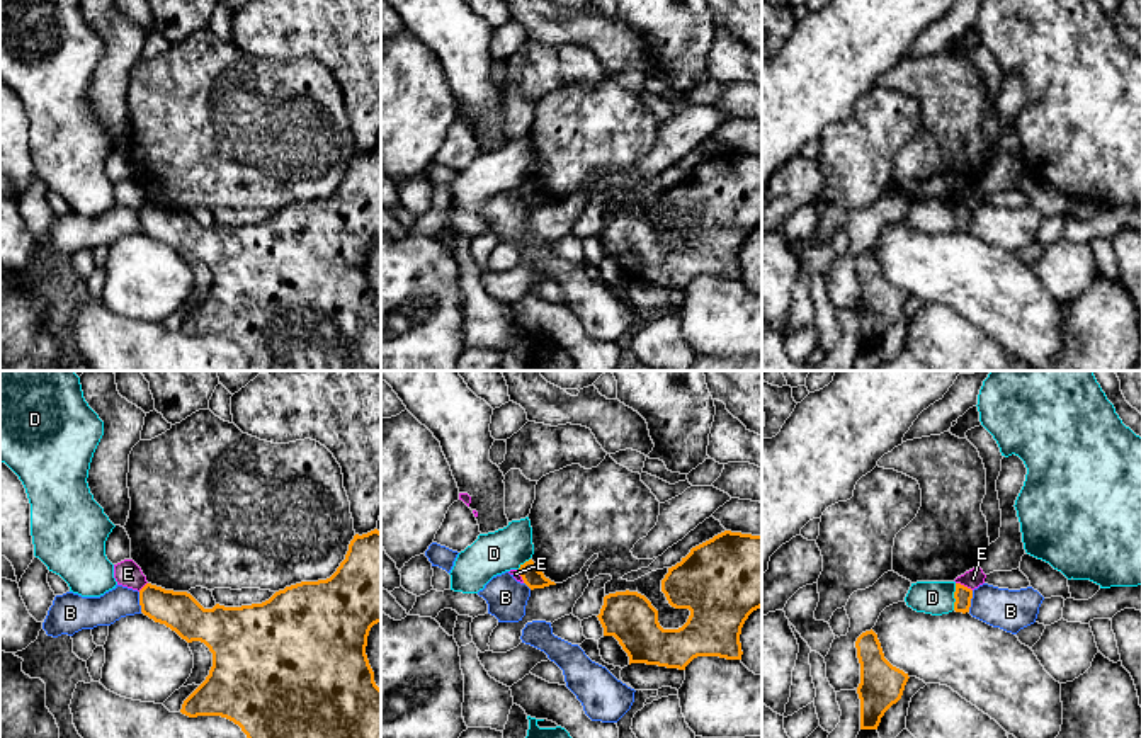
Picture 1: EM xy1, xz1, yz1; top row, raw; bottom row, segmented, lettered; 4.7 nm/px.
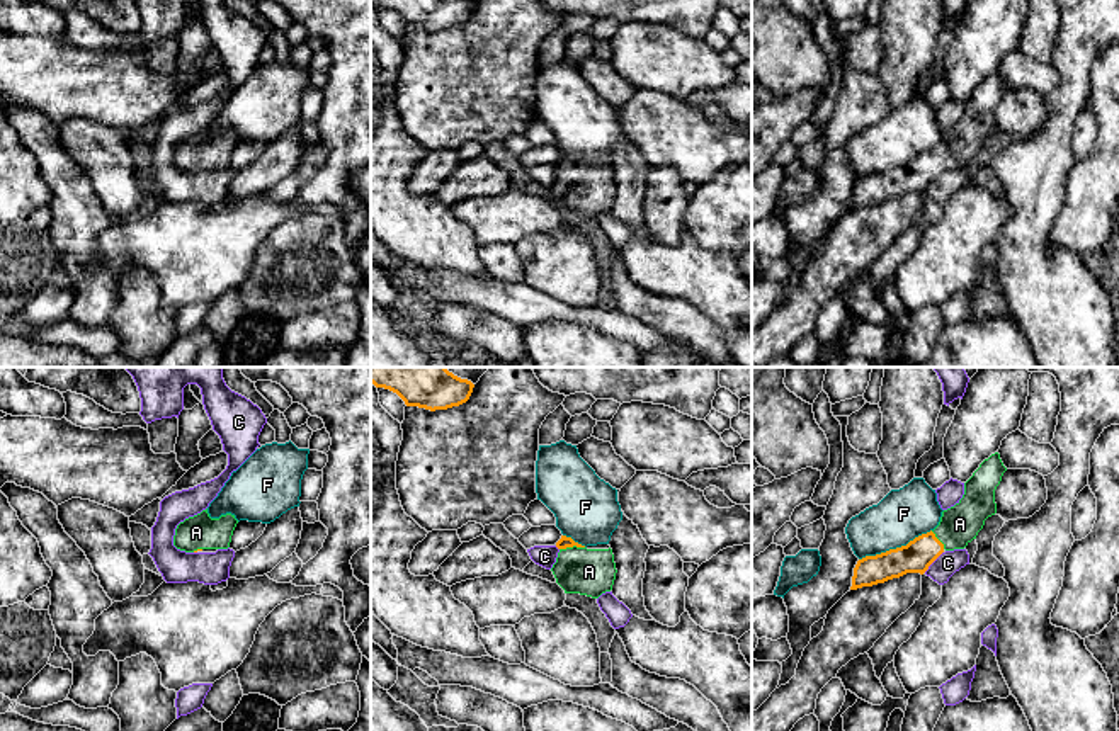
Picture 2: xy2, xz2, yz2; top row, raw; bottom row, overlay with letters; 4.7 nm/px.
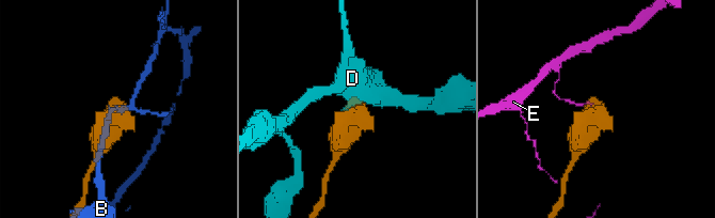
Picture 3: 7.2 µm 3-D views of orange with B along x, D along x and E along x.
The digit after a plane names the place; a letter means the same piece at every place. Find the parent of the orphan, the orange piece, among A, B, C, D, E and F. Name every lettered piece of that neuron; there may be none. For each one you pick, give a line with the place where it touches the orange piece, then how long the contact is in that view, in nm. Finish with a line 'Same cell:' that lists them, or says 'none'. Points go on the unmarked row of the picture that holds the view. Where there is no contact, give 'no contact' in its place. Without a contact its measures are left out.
A: meets orange in xz2 at (572, 165); contact 120 nm long
Same cell: A

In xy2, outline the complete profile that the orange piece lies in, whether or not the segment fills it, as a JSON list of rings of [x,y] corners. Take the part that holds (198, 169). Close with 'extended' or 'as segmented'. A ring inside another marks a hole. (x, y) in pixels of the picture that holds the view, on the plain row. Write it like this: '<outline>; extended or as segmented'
[[[206,128],[177,144],[173,165],[185,172],[228,168],[236,143],[238,139],[231,133],[211,138]]]; extended

